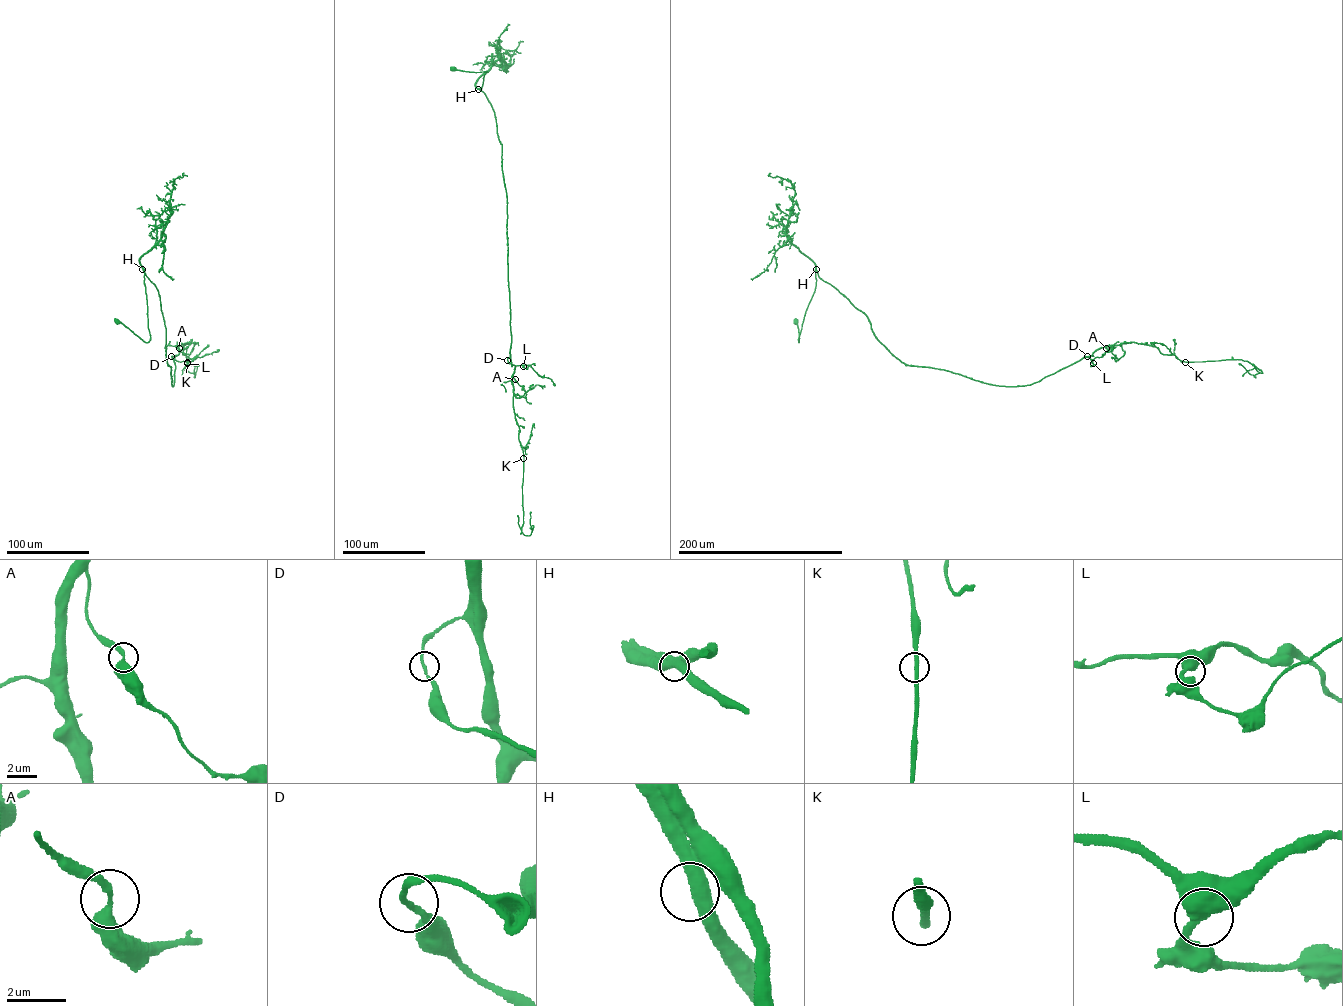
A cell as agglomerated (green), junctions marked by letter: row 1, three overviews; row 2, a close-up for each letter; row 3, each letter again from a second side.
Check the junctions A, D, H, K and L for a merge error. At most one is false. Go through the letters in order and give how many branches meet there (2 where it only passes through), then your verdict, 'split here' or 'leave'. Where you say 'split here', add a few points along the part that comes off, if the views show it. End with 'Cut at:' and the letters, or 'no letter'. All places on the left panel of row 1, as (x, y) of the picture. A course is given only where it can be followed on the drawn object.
A: 2 branches meet; leave
D: 2 branches meet; leave
H: 2 branches meet; leave
K: 2 branches meet; leave
L: 2 branches meet; leave
Cut at: no letter

